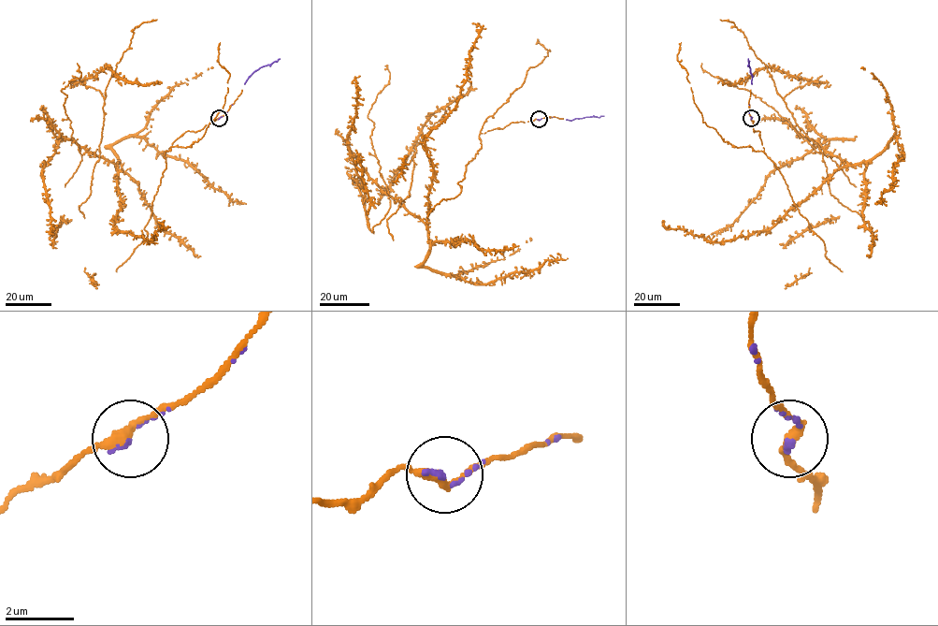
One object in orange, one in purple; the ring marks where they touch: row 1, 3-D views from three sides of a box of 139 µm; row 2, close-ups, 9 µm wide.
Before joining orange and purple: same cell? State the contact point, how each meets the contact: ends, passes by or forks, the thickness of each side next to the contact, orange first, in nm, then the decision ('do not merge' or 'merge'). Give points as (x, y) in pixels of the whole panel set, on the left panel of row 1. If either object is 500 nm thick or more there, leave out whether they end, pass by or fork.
(219, 118) | orange passes by | purple ends | 260/110 nm | merge

